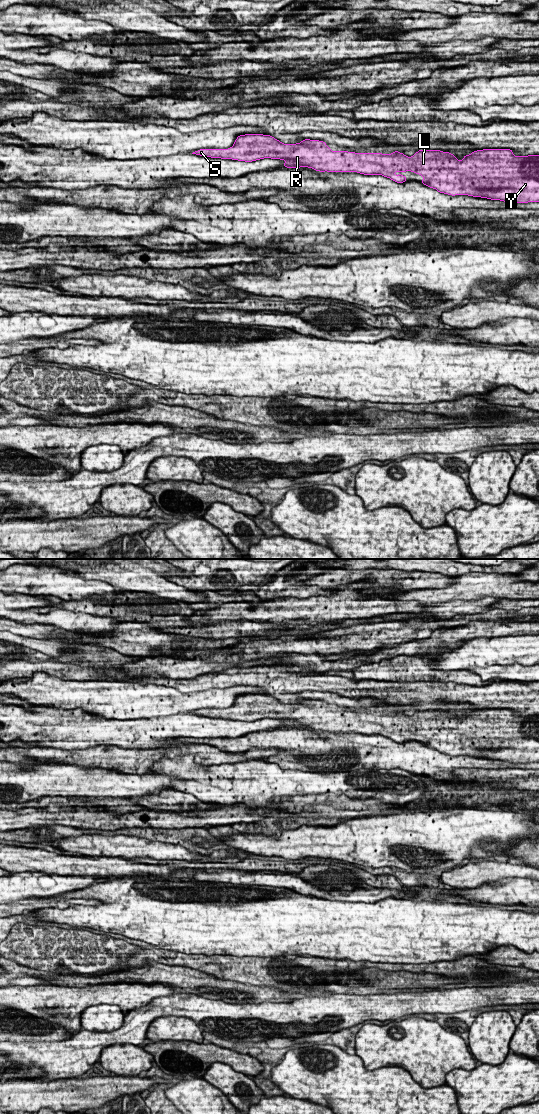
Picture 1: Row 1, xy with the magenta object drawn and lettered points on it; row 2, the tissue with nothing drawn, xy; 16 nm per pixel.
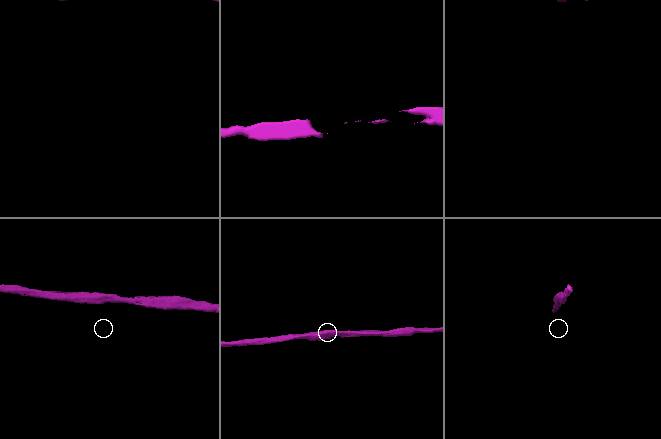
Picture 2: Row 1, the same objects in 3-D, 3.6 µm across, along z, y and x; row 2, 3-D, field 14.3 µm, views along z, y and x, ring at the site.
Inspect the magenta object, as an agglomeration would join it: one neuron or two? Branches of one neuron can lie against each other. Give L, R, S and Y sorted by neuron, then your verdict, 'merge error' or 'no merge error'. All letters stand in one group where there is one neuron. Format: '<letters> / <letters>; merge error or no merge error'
L R S Y; no merge error

